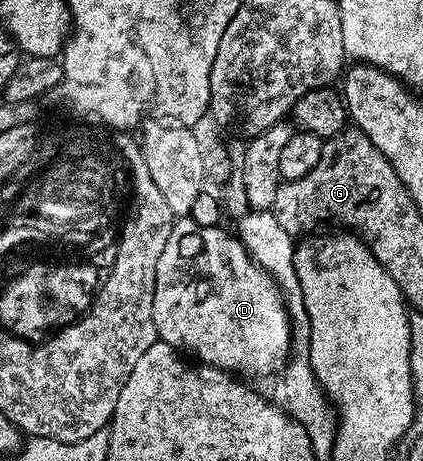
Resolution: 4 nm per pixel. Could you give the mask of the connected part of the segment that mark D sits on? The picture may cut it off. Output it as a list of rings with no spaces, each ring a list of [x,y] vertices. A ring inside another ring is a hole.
[[[221,225],[200,227],[198,250],[190,246],[190,238],[194,238],[194,234],[178,234],[175,226],[172,232],[168,232],[164,252],[160,252],[160,260],[156,260],[156,288],[152,300],[156,332],[161,341],[197,360],[201,365],[269,379],[275,372],[281,371],[292,353],[290,314],[272,275],[250,259],[246,247],[231,231],[230,235],[222,229]]]

